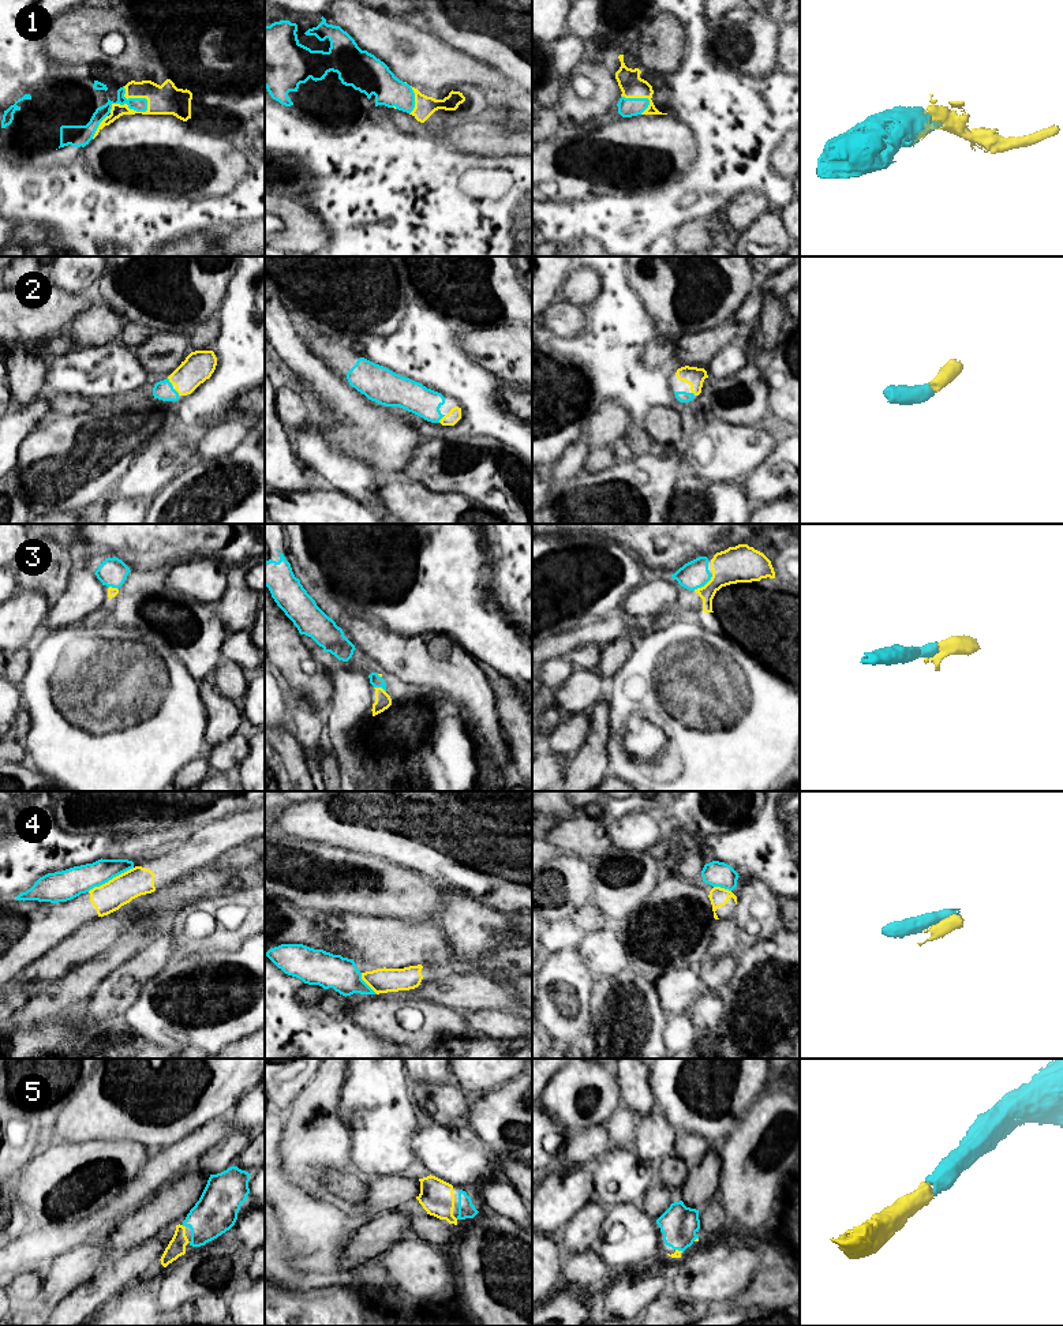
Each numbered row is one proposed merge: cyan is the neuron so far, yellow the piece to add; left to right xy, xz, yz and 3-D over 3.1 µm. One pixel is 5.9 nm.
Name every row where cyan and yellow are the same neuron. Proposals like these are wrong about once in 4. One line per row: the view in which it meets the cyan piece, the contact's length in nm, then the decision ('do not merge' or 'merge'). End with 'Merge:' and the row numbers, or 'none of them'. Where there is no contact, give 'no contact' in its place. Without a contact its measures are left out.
1: meets cyan in xy; contact 240 nm long; merge
2: meets cyan in xz; contact 60 nm long; merge
3: meets cyan in yz; contact 150 nm long; merge
4: meets cyan in xy; contact 300 nm long; do not merge
5: meets cyan in yz; contact 50 nm long; merge
Merge: 1, 2, 3, 5

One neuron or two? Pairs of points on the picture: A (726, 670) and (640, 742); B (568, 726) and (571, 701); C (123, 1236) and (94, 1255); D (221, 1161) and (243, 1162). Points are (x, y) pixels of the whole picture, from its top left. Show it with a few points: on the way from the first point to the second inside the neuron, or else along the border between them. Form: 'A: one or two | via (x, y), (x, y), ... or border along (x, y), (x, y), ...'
A: one | via (704, 692), (662, 733)
B: two | border along (576, 711), (562, 714)
C: two | border along (101, 1239), (113, 1255)
D: two | border along (250, 1141), (232, 1165)

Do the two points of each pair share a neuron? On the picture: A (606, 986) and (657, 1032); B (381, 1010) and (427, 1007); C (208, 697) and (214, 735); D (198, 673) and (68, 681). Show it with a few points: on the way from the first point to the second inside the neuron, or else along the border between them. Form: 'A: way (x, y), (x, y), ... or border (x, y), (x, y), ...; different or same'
A: way (622, 982), (636, 995), (636, 1011), (640, 1015); same
B: way (395, 1026), (403, 1034), (418, 1034), (427, 1023); same
C: way (214, 707), (214, 726); same
D: border (178, 658), (198, 682); different

